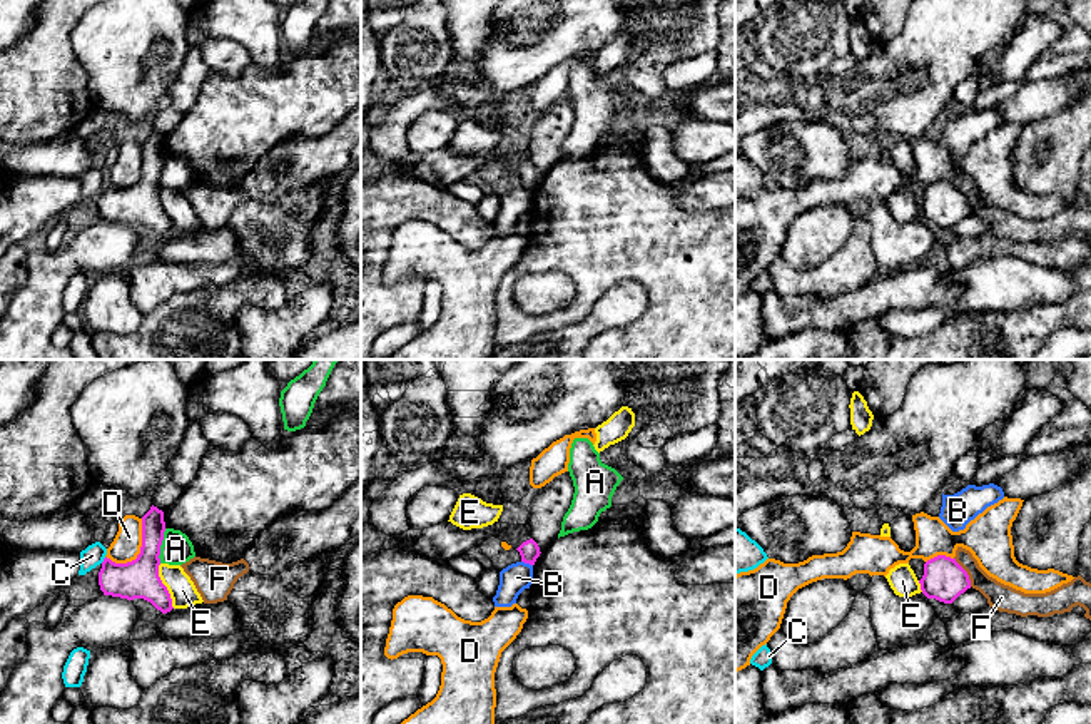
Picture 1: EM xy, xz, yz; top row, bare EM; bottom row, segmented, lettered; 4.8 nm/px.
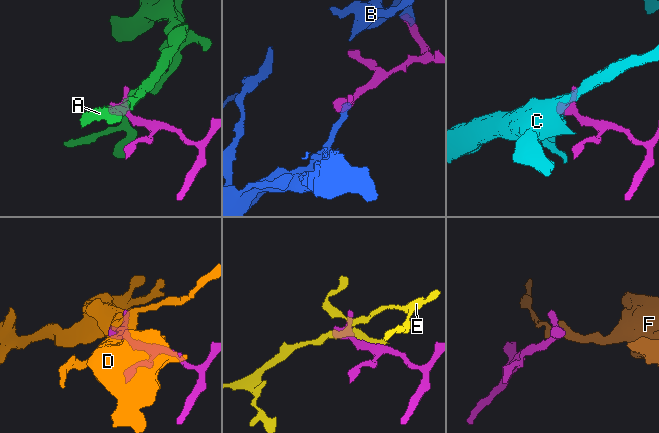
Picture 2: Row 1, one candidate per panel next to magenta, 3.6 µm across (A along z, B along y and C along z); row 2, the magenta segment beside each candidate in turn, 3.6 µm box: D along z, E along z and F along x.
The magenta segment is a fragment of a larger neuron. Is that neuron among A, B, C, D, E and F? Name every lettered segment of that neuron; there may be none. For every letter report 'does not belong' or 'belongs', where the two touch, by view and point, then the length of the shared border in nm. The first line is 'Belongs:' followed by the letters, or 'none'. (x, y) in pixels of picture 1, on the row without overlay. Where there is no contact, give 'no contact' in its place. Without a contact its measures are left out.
Belongs: none
A: does not belong | xy (161, 169) | 170 nm
B: does not belong | xz (527, 188) | 60 nm
C: does not belong | xy (104, 186) | 40 nm
D: does not belong | xy (141, 178) | 260 nm
E: does not belong | xy (164, 211) | 220 nm
F: does not belong | yz (966, 198) | 170 nm

